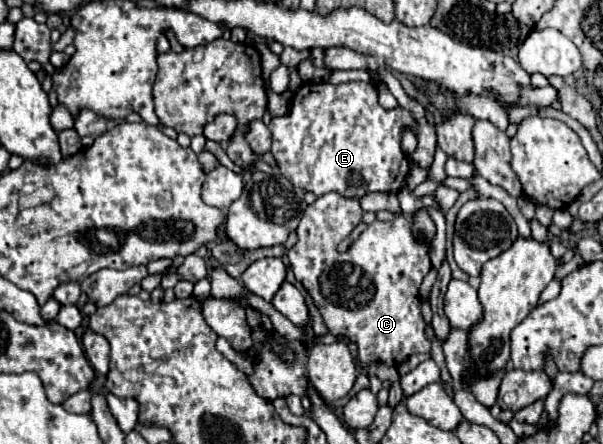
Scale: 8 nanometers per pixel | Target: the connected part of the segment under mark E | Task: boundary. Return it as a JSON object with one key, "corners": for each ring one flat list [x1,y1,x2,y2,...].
{"corners":[[345,82,345,84,303,84,285,116,273,118,269,130,273,134,271,154,275,156,281,174,303,190,311,190,317,196,327,192,339,192,349,198,363,198,371,192,399,192,405,186,409,174,409,160,401,152,401,134,405,128,415,130,415,118,409,110,397,106,385,110,379,106,377,88,369,82]]}

